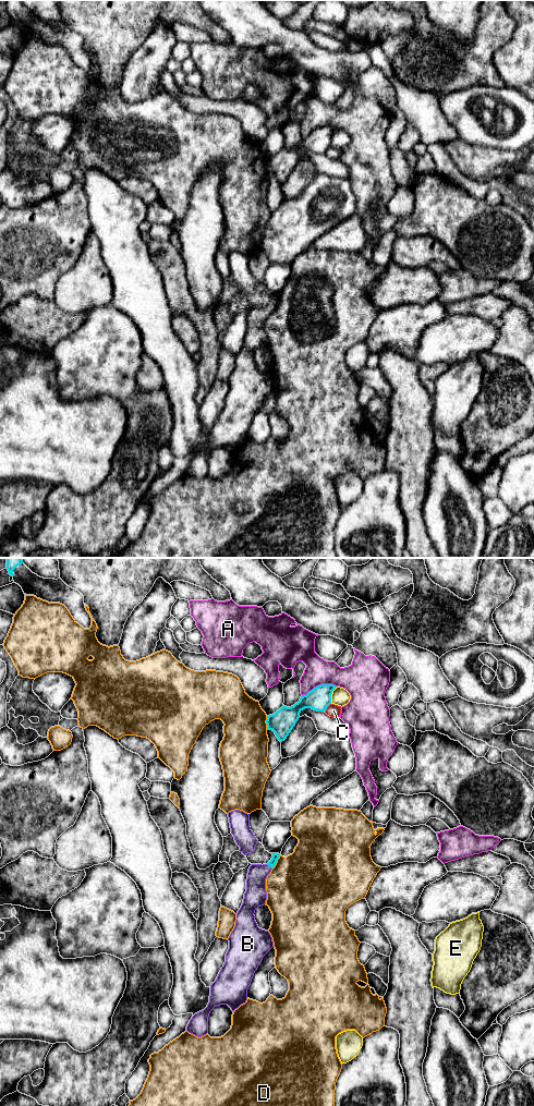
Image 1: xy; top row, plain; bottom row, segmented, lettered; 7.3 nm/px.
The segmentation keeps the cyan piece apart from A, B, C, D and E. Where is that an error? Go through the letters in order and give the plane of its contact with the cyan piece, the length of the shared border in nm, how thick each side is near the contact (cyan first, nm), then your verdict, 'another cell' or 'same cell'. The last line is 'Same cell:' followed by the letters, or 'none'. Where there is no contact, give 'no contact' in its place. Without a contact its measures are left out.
A: meets cyan in xy; contact 260 nm long; 170 nm thick on the cyan side, 190 nm on the other; another cell
B: meets cyan in xy; contact 60 nm long; 60 nm thick on the cyan side, 160 nm on the other; same cell
C: meets cyan in xy; contact 80 nm long; 170 nm thick on the cyan side, 100 nm on the other; another cell
D: meets cyan in xy; contact 130 nm long; 60 nm thick on the cyan side, 480 nm on the other; another cell
E: meets cyan in xy; contact 140 nm long; 170 nm thick on the cyan side, 140 nm on the other; another cell
Same cell: B

